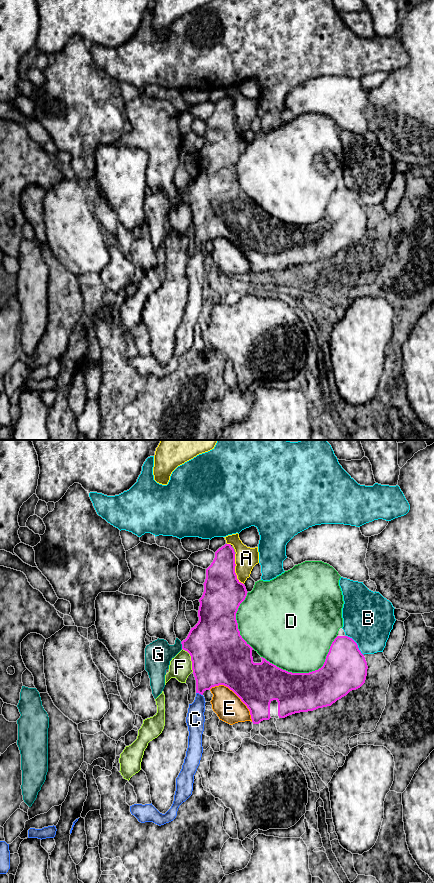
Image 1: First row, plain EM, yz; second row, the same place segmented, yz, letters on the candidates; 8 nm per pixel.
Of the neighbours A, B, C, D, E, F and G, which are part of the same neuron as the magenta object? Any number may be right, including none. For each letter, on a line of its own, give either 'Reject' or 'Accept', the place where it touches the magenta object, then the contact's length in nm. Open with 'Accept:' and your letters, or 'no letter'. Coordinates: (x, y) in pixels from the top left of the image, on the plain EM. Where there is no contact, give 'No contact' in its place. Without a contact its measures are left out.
Accept: C
A: Reject. Touches magenta at yz (234, 121). Shared border 260 nm
B: Reject. Touches magenta at yz (356, 196). Shared border 220 nm
C: Accept. Touches magenta at yz (199, 245). Shared border 60 nm
D: Reject. Touches magenta at yz (306, 225). Shared border 650 nm
E: Reject. Touches magenta at yz (236, 246). Shared border 440 nm
F: Reject. Touches magenta at yz (191, 211). Shared border 220 nm
G: Reject. Touches magenta at yz (182, 197). Shared border 60 nm

